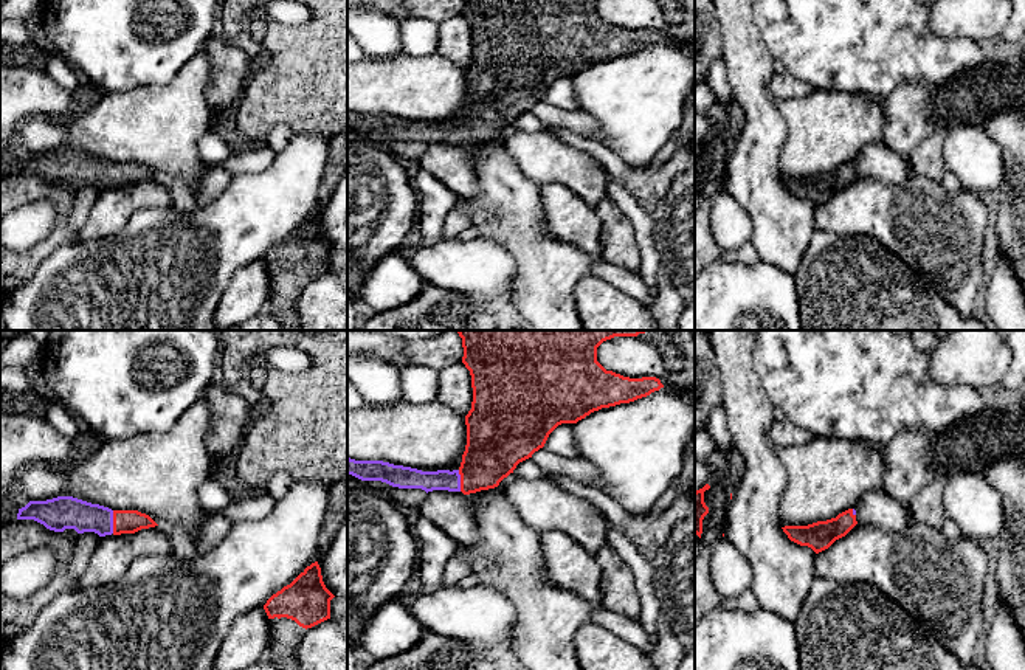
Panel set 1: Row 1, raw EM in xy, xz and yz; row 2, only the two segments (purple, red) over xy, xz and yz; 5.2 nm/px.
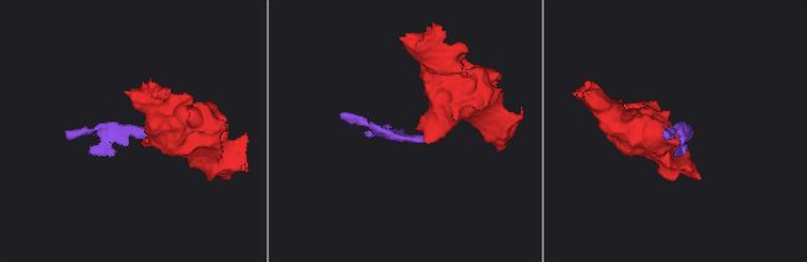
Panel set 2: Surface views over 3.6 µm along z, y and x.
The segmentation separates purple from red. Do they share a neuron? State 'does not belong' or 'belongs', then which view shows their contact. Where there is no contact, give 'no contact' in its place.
belongs; meets purple in xy

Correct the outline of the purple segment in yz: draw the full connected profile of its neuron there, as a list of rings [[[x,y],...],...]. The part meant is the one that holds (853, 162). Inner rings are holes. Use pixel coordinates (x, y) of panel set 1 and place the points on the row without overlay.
[[[848,161],[827,174],[808,178],[785,178],[782,181],[791,194],[808,199],[819,206],[828,202],[836,192],[845,189],[856,177],[856,163]]]

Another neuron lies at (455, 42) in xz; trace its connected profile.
[[[456,16],[439,23],[437,53],[461,68],[471,62],[471,28],[464,16]]]

